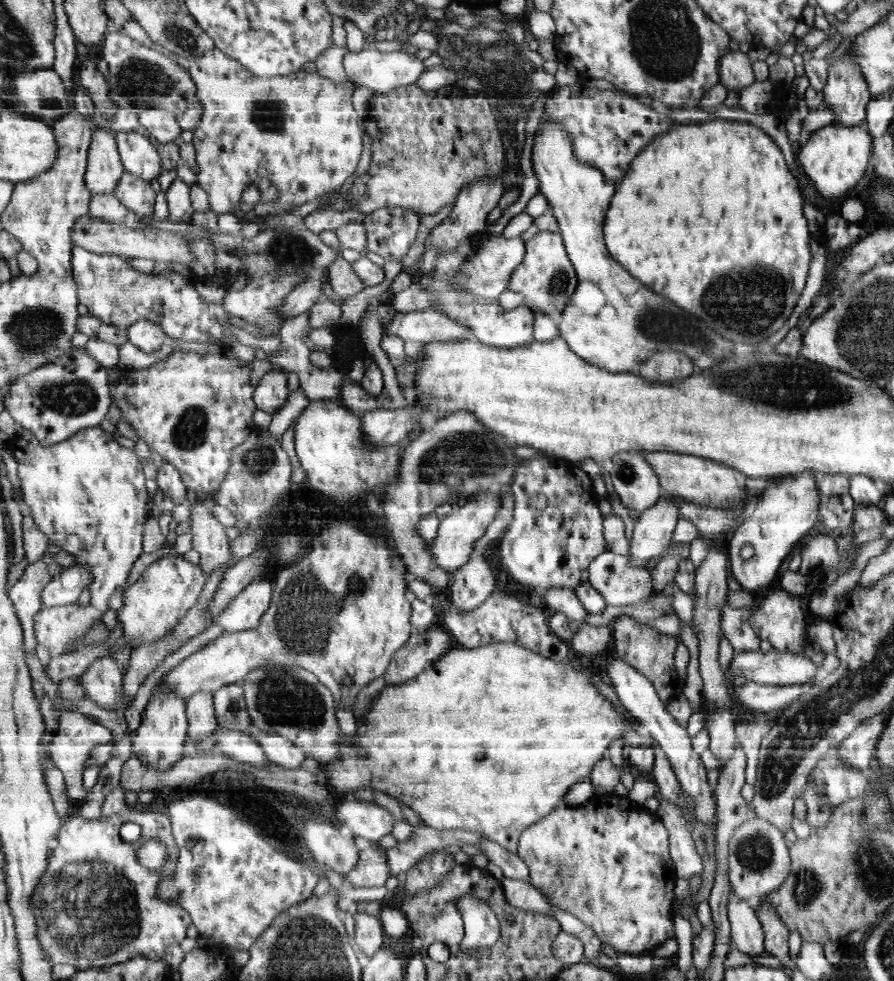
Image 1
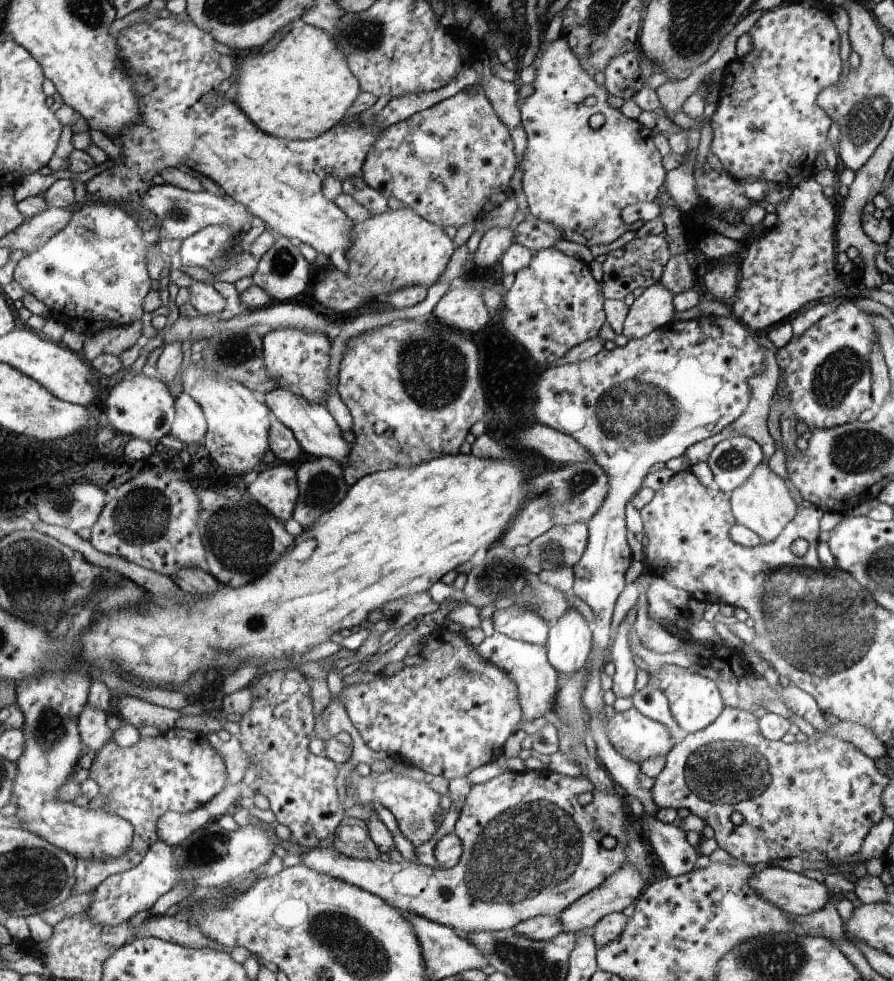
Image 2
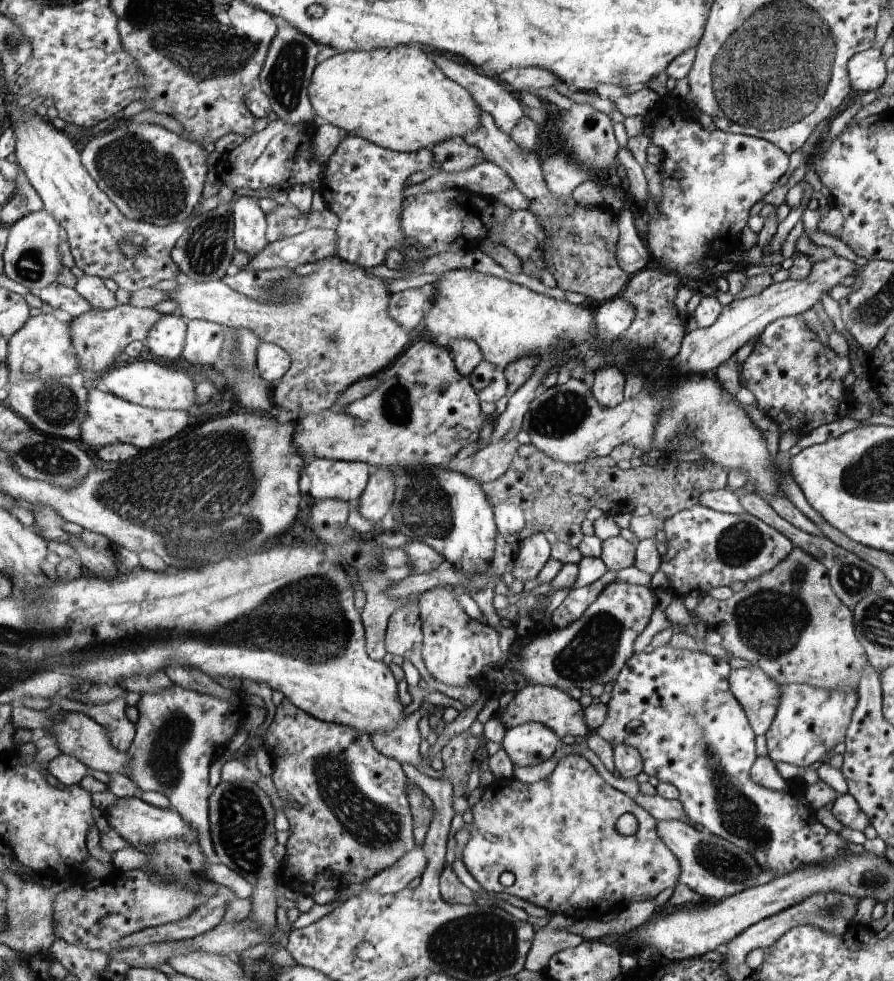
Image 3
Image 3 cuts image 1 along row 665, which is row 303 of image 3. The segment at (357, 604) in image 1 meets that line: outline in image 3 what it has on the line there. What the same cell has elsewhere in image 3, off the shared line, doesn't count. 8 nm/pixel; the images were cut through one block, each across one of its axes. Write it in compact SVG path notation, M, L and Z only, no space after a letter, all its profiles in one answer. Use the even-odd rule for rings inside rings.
M329 256L321 262L317 262L317 270L309 276L305 276L307 284L301 296L289 302L281 304L267 304L261 300L255 300L247 294L241 294L233 290L223 280L217 282L191 282L187 286L177 286L177 292L169 292L171 300L179 302L181 314L187 320L211 320L221 324L227 330L251 330L255 332L263 344L279 344L283 346L291 358L293 366L285 378L281 378L279 384L273 384L271 394L275 398L277 410L289 410L293 412L295 420L303 420L313 414L321 414L325 410L331 410L339 396L349 392L359 382L369 380L371 376L383 374L389 366L393 366L395 360L399 360L409 346L409 330L391 314L391 286L387 280L377 278L367 272L367 268L351 264L339 256Z

